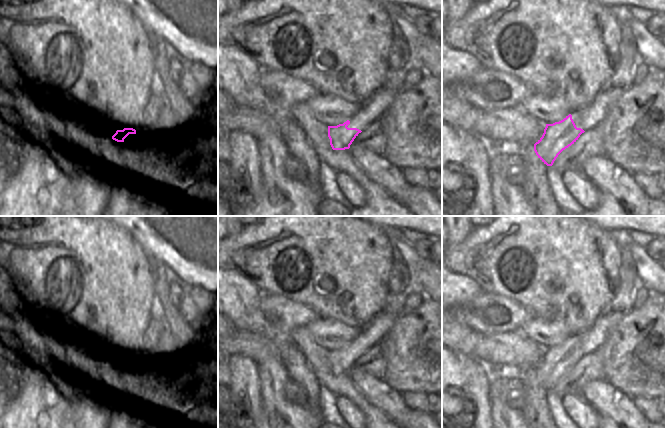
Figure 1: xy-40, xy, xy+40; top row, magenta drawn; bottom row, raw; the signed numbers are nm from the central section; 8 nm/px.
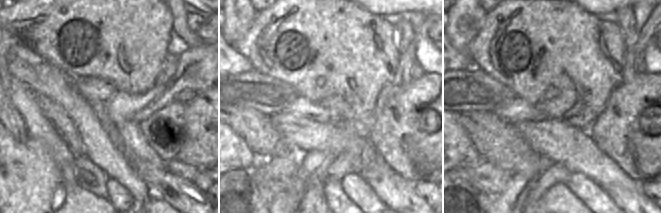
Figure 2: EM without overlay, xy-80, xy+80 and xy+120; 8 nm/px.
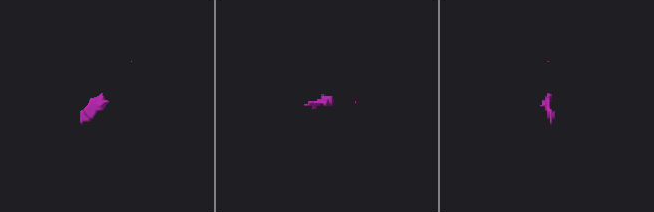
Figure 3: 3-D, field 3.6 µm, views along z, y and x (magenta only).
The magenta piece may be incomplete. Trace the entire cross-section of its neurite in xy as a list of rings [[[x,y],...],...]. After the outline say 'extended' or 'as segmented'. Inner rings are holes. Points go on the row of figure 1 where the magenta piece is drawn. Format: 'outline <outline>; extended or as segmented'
outline [[[350,121],[337,126],[328,126],[328,137],[333,150],[349,149],[354,139],[362,131],[357,128],[348,128]]]; as segmented

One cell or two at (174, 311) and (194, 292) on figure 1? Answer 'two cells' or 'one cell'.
one cell

